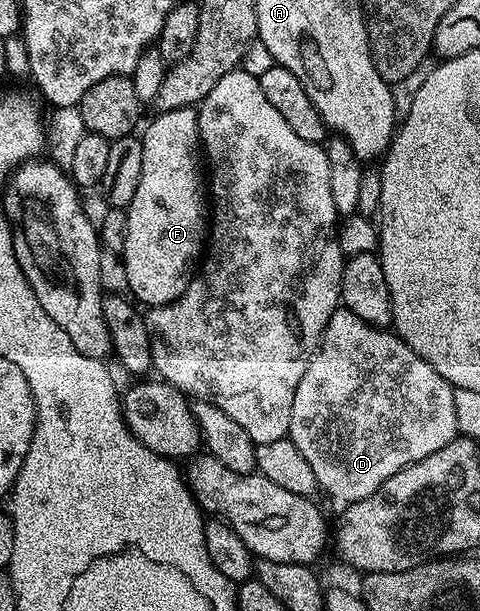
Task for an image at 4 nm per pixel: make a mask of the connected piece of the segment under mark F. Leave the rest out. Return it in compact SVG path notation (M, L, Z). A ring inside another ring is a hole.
M189 106L173 109L172 111L161 111L154 117L156 119L144 129L143 135L141 134L141 142L143 144L141 149L141 179L137 181L137 191L133 193L133 201L125 208L125 230L123 233L123 250L121 252L125 277L128 278L127 290L131 295L135 294L144 303L144 308L147 309L172 303L185 291L193 274L193 264L200 258L201 252L205 247L205 240L209 235L209 199L205 194L204 176L203 179L199 176L199 167L201 171L201 144L199 142L199 117L196 108Z

